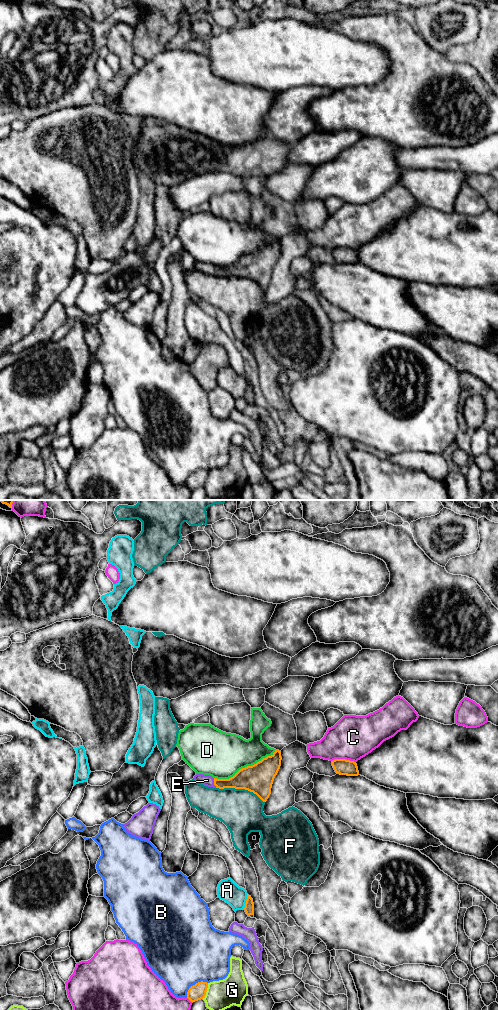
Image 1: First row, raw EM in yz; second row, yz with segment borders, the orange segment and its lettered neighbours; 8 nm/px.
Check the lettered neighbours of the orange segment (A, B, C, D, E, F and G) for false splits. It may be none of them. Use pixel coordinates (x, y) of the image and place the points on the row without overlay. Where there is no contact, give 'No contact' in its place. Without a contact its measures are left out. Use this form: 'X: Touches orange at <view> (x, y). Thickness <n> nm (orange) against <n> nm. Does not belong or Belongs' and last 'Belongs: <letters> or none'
A: Touches orange at yz (246, 390). Thickness 80 nm (orange) against 170 nm. Does not belong
B: Touches orange at yz (195, 472). Thickness 130 nm (orange) against 480 nm. Does not belong
C: Touches orange at yz (344, 247). Thickness 130 nm (orange) against 360 nm. Does not belong
D: Touches orange at yz (245, 255). Thickness 240 nm (orange) against 380 nm. Does not belong
E: Touches orange at yz (214, 270). Thickness 160 nm (orange) against 90 nm. Belongs
F: Touches orange at yz (240, 276). Thickness 240 nm (orange) against 340 nm. Does not belong
G: Touches orange at yz (206, 478). Thickness 130 nm (orange) against 240 nm. Does not belong
Belongs: E

